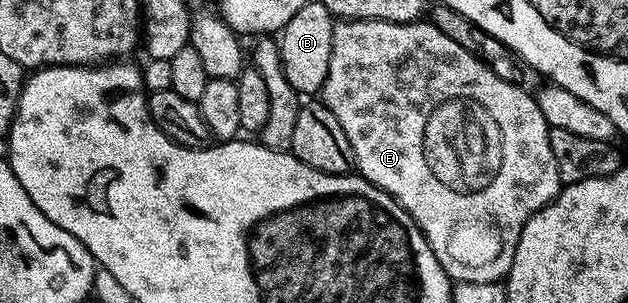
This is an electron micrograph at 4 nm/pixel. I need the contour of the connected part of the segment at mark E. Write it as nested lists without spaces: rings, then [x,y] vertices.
[[[344,19],[334,24],[332,57],[328,61],[328,77],[320,92],[321,102],[325,103],[332,117],[340,121],[340,129],[344,129],[348,145],[352,145],[357,174],[391,195],[410,214],[412,221],[424,233],[432,253],[436,253],[436,261],[440,261],[444,273],[454,283],[496,283],[505,280],[516,257],[516,245],[524,225],[536,212],[544,209],[544,205],[552,202],[564,186],[556,157],[552,157],[551,128],[544,121],[544,113],[540,113],[537,98],[533,94],[529,95],[524,88],[496,77],[488,65],[468,53],[468,49],[456,45],[456,41],[440,33],[440,29],[436,29],[436,25],[429,21],[393,23]]]

